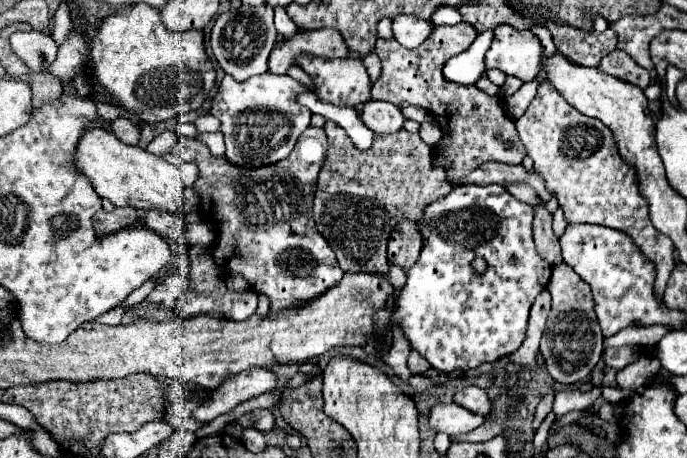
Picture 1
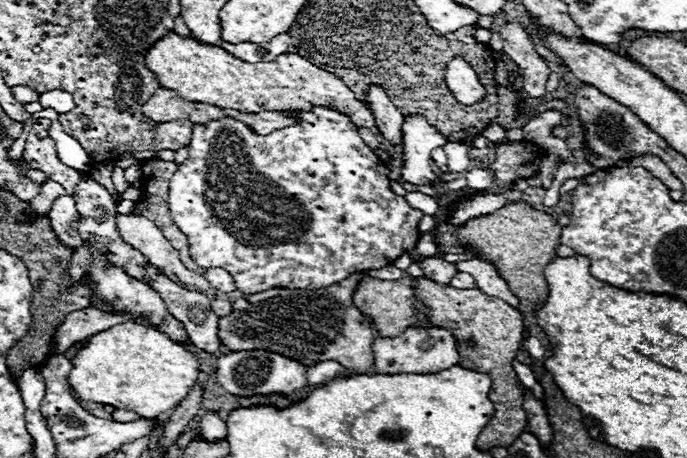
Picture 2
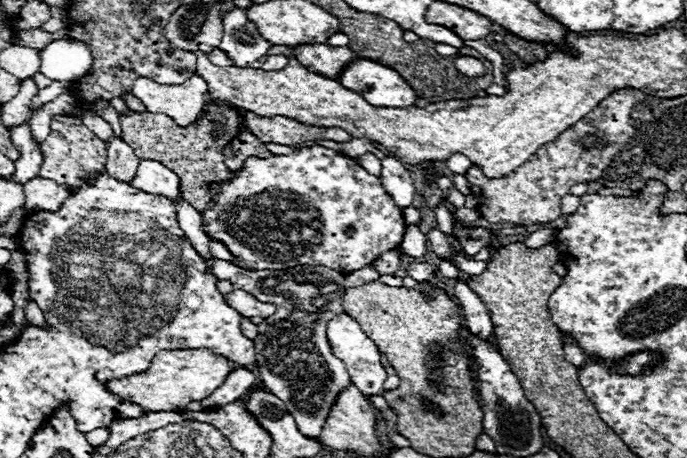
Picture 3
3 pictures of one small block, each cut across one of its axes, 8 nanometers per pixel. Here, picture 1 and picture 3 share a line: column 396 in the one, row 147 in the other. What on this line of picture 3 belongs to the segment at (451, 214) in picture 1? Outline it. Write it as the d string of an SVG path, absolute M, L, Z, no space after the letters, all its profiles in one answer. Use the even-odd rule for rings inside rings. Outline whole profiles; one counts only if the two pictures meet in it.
M302 146L302 148L296 148L292 154L288 156L270 156L270 158L248 158L244 162L244 166L240 170L234 170L234 176L230 180L224 180L224 182L212 182L210 184L210 194L212 194L212 202L208 204L208 208L202 212L202 222L204 222L204 232L212 238L212 240L218 240L222 242L230 254L234 256L234 264L240 266L240 268L246 268L246 270L286 270L286 268L294 268L298 264L310 264L310 266L326 266L330 270L336 270L340 274L350 274L354 270L362 270L366 266L370 266L382 252L388 252L388 250L394 250L402 244L402 238L404 238L404 232L406 232L406 222L404 222L404 216L402 216L402 210L392 202L392 198L386 194L384 186L380 184L380 178L368 174L360 164L358 160L342 154L342 152L334 152L330 148L324 148L324 146ZM346 228L352 228L354 234L348 236L346 234Z

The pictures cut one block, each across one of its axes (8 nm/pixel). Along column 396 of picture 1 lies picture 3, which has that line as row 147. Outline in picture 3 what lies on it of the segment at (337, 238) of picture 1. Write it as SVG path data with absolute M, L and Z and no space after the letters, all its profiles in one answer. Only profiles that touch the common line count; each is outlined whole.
M216 100L216 104L208 106L208 114L196 126L188 128L176 126L168 116L150 112L138 114L128 110L128 116L120 118L122 140L126 140L126 144L134 148L140 160L156 160L172 172L176 172L180 178L180 190L184 200L192 204L198 212L204 212L210 202L208 184L232 178L232 170L224 164L222 150L234 136L238 136L238 132L242 132L244 124L242 112L238 108L228 108L224 104L226 102Z

